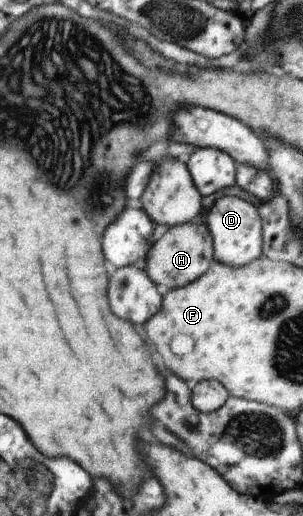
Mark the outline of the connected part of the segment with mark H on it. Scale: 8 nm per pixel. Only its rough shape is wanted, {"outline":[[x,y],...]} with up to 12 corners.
{"outline":[[207,223],[160,233],[145,269],[174,290],[204,276],[214,259]]}

